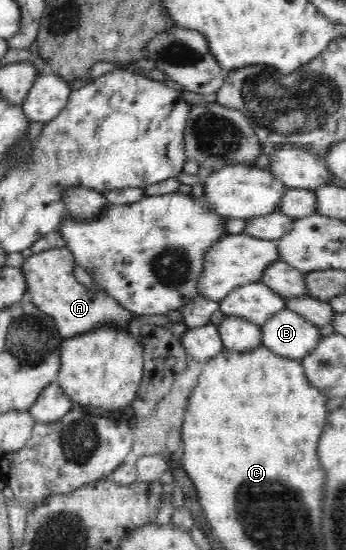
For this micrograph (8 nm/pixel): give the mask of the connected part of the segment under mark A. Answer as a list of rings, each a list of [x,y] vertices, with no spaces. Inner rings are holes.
[[[66,246],[29,256],[21,267],[27,284],[26,298],[43,313],[54,318],[62,338],[79,335],[107,324],[123,328],[123,330],[127,329],[132,312],[123,308],[107,292],[87,288],[77,282],[73,276],[75,264],[77,263],[74,255]]]

